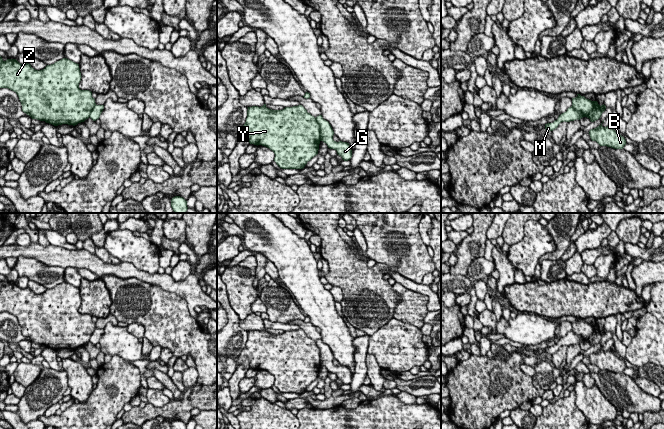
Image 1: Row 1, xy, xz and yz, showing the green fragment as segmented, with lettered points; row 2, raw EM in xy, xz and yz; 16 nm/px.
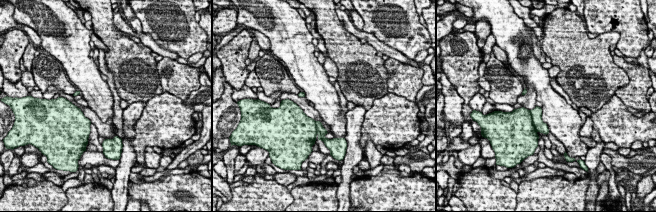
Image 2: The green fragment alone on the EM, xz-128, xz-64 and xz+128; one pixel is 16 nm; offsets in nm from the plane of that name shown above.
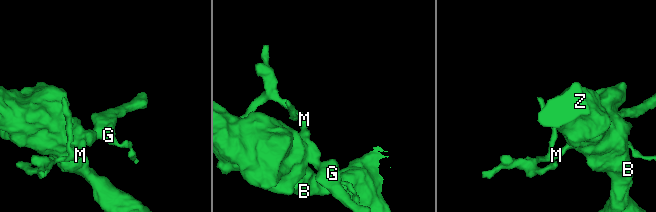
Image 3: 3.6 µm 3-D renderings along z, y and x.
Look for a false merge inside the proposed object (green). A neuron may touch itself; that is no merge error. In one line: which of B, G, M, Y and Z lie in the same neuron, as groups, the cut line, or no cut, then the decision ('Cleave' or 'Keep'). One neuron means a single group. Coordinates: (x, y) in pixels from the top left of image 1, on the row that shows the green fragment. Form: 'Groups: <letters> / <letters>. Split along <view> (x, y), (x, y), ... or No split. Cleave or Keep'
Groups: B Y Z / G M. Split along xz (315, 118), (319, 126), (320, 140). Cleave

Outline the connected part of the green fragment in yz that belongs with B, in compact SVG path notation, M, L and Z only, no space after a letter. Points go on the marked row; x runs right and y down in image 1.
M602 123L589 131L592 141L596 141L600 146L607 146L614 149L623 149L626 145L626 140L619 135L612 127L603 127Z

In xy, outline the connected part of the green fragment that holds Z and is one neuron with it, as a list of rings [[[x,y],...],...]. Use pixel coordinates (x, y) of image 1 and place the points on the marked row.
[[[0,56],[0,88],[14,91],[21,102],[22,111],[32,119],[45,121],[54,126],[77,125],[89,118],[96,105],[92,92],[81,90],[79,64],[63,58],[42,70],[35,70],[30,64],[20,64],[16,59],[4,61]]]

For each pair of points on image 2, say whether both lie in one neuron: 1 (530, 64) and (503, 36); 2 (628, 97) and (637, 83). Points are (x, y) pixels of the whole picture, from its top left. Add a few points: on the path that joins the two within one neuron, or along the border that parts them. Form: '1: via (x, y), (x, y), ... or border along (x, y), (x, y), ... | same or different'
1: via (521, 65), (514, 58), (512, 45) | same
2: via (631, 94), (637, 86) | same

